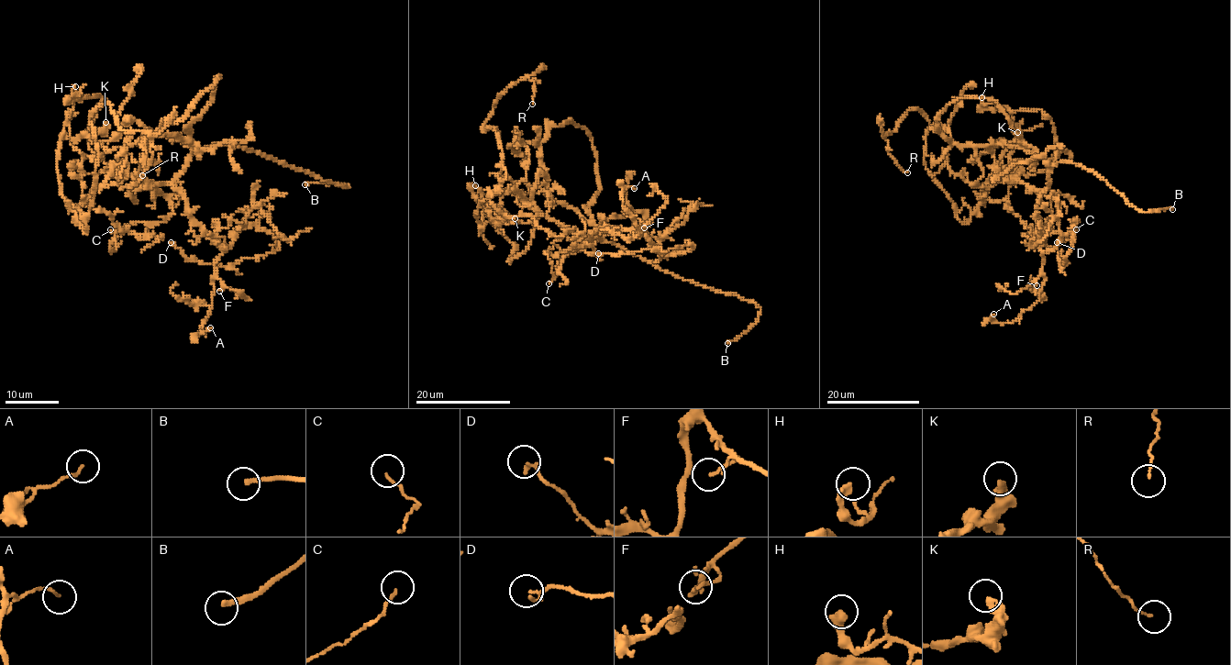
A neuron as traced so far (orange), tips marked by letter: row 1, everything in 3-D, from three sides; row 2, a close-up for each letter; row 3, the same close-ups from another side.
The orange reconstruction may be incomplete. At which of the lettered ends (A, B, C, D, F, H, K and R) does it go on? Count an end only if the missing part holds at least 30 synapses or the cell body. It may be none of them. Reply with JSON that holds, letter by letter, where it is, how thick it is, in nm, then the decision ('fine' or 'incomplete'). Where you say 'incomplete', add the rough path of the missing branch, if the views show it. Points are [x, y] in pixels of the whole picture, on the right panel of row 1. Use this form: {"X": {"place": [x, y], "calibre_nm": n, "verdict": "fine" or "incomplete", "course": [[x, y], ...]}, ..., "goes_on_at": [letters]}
{"A": {"place": [993, 314], "calibre_nm": 130, "verdict": "fine"}, "B": {"place": [1172, 209], "calibre_nm": 240, "verdict": "incomplete"}, "C": {"place": [1076, 229], "calibre_nm": 120, "verdict": "fine"}, "D": {"place": [1057, 242], "calibre_nm": 200, "verdict": "fine"}, "F": {"place": [1036, 285], "calibre_nm": 110, "verdict": "fine"}, "H": {"place": [981, 97], "calibre_nm": 360, "verdict": "fine"}, "K": {"place": [1017, 132], "calibre_nm": 360, "verdict": "fine"}, "R": {"place": [907, 172], "calibre_nm": 90, "verdict": "fine"}, "goes_on_at": ["B"]}

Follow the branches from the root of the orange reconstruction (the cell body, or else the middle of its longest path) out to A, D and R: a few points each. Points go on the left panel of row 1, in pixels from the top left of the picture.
A: (115, 168), (171, 182), (184, 196), (186, 213), (222, 249), (211, 311), (193, 338), (210, 327)
D: (115, 168), (171, 182), (223, 249), (244, 225), (265, 228), (279, 245), (222, 267), (192, 260), (171, 242)
R: (115, 168), (76, 214), (86, 233), (96, 107), (109, 104), (122, 129), (151, 137), (142, 175)

